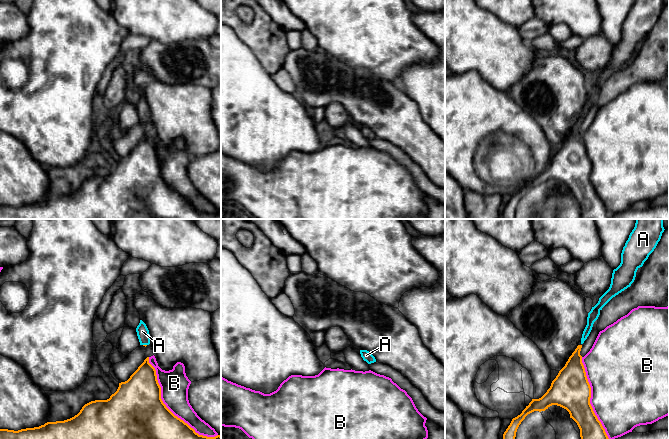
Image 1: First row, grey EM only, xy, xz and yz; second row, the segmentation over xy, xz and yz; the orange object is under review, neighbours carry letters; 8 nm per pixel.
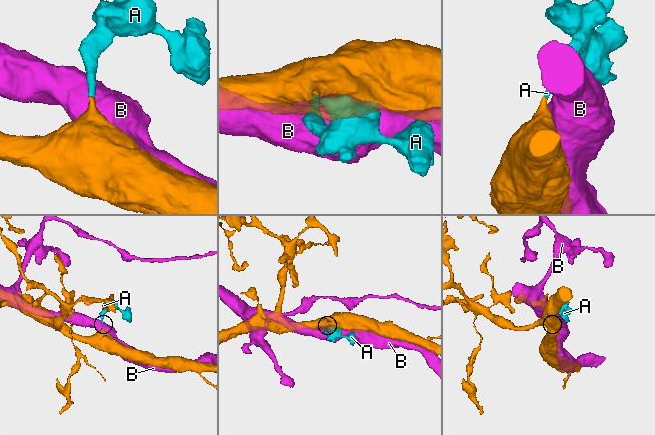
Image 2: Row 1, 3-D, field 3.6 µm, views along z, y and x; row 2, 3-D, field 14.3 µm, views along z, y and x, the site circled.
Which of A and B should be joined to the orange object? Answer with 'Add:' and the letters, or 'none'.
Add: A

